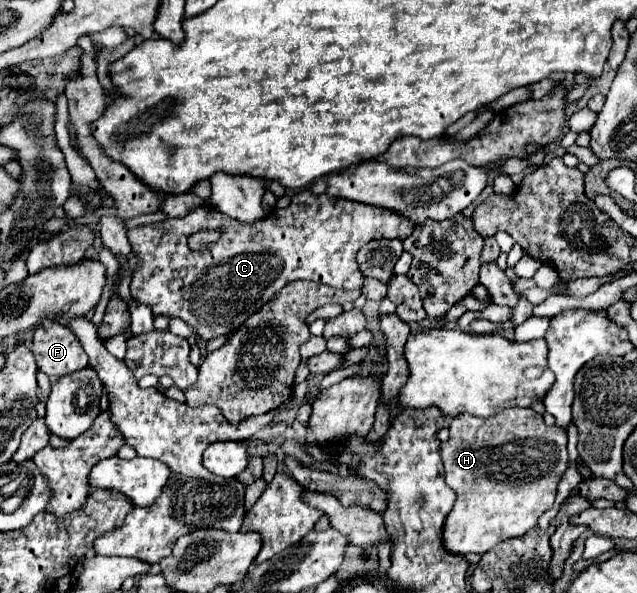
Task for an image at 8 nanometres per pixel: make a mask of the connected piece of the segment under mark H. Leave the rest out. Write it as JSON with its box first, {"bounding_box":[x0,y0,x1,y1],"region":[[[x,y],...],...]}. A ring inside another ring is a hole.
{"bounding_box":[441,407,569,555],"region":[[[511,407],[497,417],[479,419],[475,415],[457,415],[449,423],[449,439],[441,447],[445,481],[457,493],[457,499],[443,523],[445,551],[451,555],[487,553],[497,543],[519,537],[537,525],[537,519],[553,505],[557,483],[569,467],[567,435],[559,427],[547,427],[543,417],[533,409]]]}

